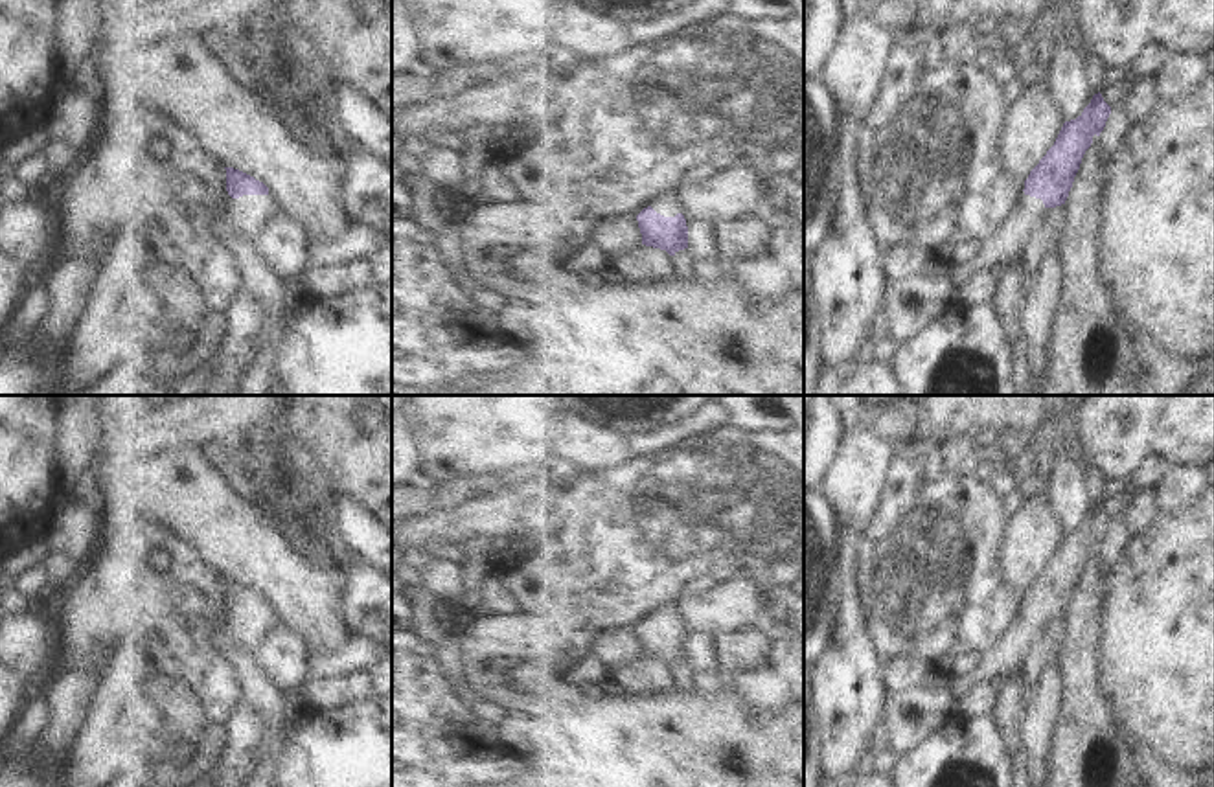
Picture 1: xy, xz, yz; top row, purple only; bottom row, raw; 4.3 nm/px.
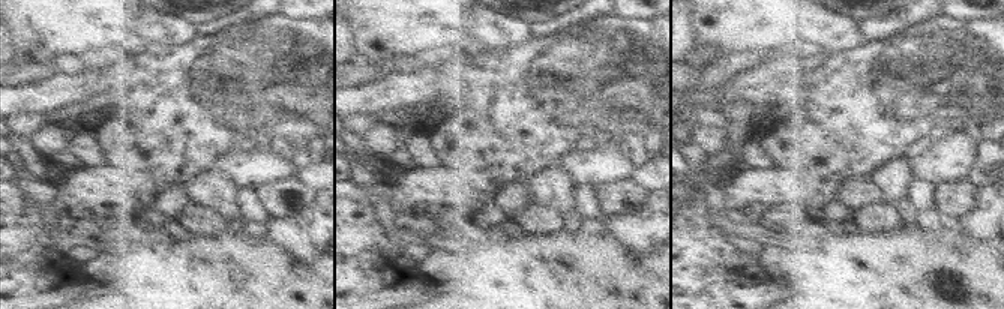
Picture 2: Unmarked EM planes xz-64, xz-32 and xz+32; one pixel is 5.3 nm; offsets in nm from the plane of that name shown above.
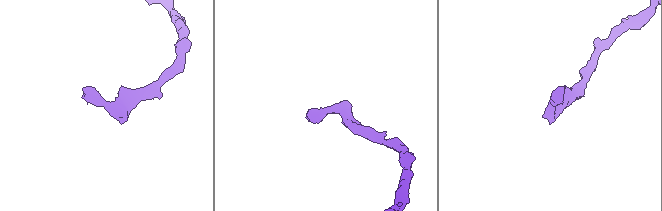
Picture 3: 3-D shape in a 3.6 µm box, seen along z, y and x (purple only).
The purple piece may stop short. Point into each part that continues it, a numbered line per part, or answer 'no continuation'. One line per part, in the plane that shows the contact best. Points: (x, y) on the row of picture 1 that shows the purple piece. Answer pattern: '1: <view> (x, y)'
1: xy (249, 216)

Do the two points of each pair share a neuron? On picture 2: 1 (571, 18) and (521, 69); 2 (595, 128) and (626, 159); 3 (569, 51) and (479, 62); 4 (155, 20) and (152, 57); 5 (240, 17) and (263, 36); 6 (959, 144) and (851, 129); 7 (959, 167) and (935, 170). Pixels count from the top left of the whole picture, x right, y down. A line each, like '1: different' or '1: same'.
1: different
2: different
3: same
4: different
5: different
6: different
7: same

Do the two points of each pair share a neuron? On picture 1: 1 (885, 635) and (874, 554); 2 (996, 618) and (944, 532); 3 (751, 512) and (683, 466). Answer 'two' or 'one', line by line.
1: one
2: one
3: one

